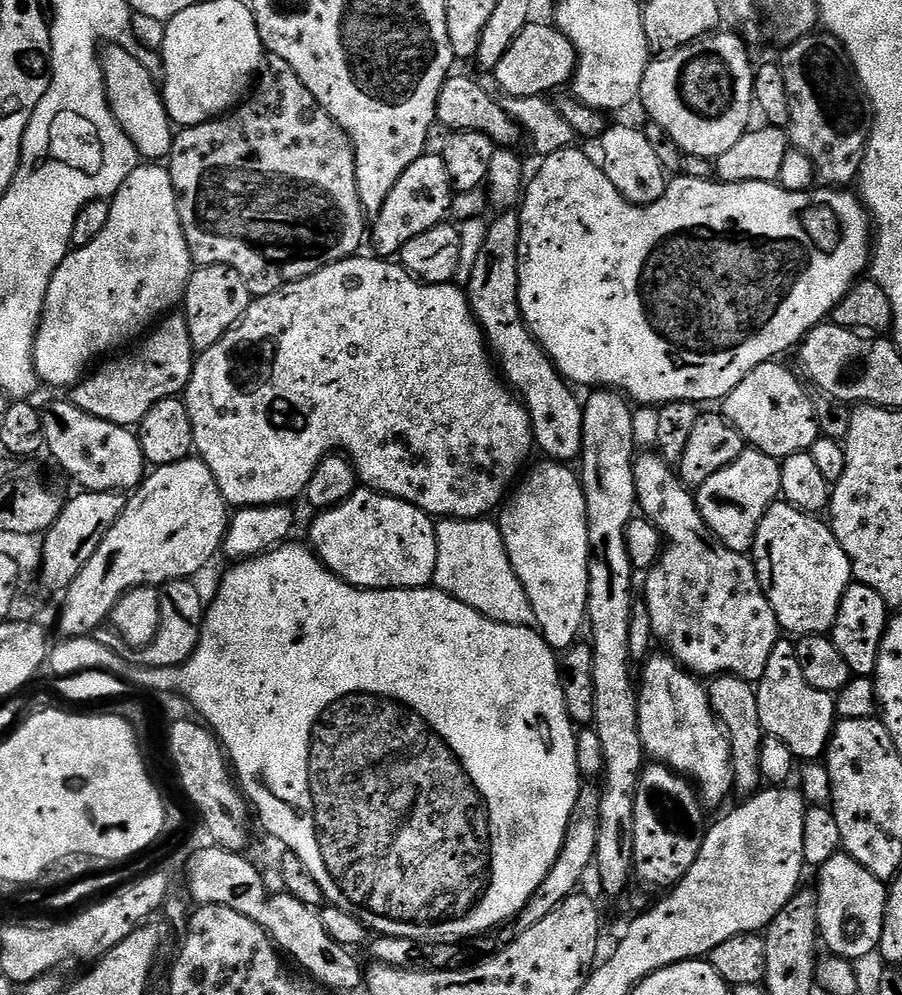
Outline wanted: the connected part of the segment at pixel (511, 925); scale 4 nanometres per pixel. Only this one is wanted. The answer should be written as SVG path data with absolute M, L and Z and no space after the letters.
M581 783L578 802L574 802L574 810L570 814L570 822L566 826L566 838L562 842L562 850L558 854L554 866L550 866L550 874L546 874L546 878L542 878L542 886L538 886L538 890L534 890L530 902L526 902L526 906L522 906L519 914L507 924L502 924L499 928L492 928L467 942L416 941L414 938L376 936L366 948L366 952L373 956L371 959L375 963L394 966L398 970L407 972L446 972L453 966L463 965L465 961L472 962L477 958L496 955L507 944L514 942L522 934L526 934L526 930L530 930L530 926L538 926L538 922L542 922L542 918L554 914L554 910L558 910L558 906L562 906L562 902L566 902L566 898L575 896L581 891L580 883L583 882L584 875L590 872L596 859L601 789L597 785L595 788L592 784L595 783Z

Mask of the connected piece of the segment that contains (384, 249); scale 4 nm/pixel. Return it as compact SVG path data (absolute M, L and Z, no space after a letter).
M425 154L410 162L410 166L406 166L406 174L394 182L394 190L390 190L382 210L371 221L371 251L380 258L395 257L404 249L406 242L410 242L410 238L418 238L418 234L426 234L426 230L445 223L452 211L453 195L454 189L443 155Z

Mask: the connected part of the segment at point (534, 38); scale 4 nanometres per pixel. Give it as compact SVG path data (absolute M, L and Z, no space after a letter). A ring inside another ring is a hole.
M529 22L522 34L514 38L510 50L506 50L506 58L495 68L496 82L504 96L541 96L555 93L572 80L576 72L577 53L570 38L559 29L548 24Z

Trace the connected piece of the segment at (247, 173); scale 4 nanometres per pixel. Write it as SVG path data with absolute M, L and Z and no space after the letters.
M269 55L267 57L254 91L235 110L215 120L207 120L205 124L196 124L192 128L180 128L172 137L172 154L166 167L172 175L172 185L176 191L176 201L178 202L178 214L188 249L192 255L193 265L225 264L238 270L238 274L242 274L246 286L252 291L253 297L274 294L282 286L306 278L334 262L347 260L348 257L355 256L361 251L360 243L363 240L365 243L366 213L358 198L354 145L350 142L346 130L342 130L342 126L338 126L338 122L334 122L334 118L330 118L330 114L326 114L326 110L322 110L322 106L314 98L314 94L310 94L310 90L306 90L306 86L302 86L302 78L298 78L298 74L294 74L294 70L290 70L289 64L282 62L282 58L277 56Z

